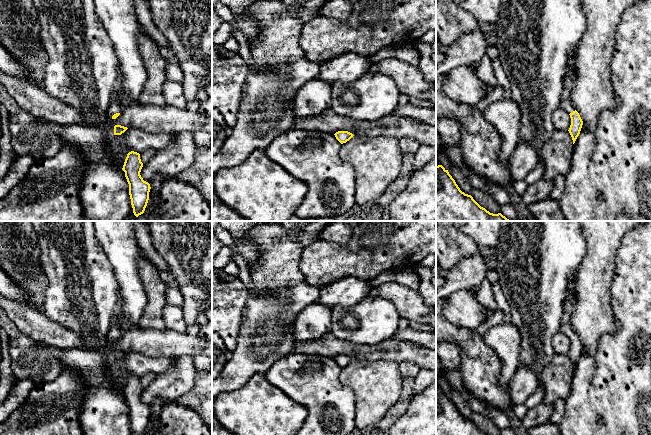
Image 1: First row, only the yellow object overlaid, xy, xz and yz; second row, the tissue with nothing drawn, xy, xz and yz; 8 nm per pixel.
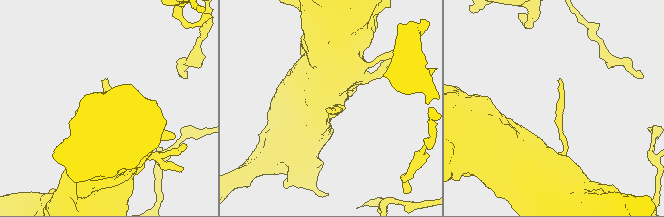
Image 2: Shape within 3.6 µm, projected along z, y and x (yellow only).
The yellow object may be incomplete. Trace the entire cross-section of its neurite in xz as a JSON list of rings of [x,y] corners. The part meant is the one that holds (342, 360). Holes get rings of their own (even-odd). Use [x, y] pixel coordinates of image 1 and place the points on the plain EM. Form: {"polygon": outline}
{"polygon": [[[338,355],[335,358],[336,363],[341,367],[346,367],[349,365],[354,359],[348,355]]]}

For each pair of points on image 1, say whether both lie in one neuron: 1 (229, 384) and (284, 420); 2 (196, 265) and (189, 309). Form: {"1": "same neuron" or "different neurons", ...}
{"1": "different neurons", "2": "same neuron"}

